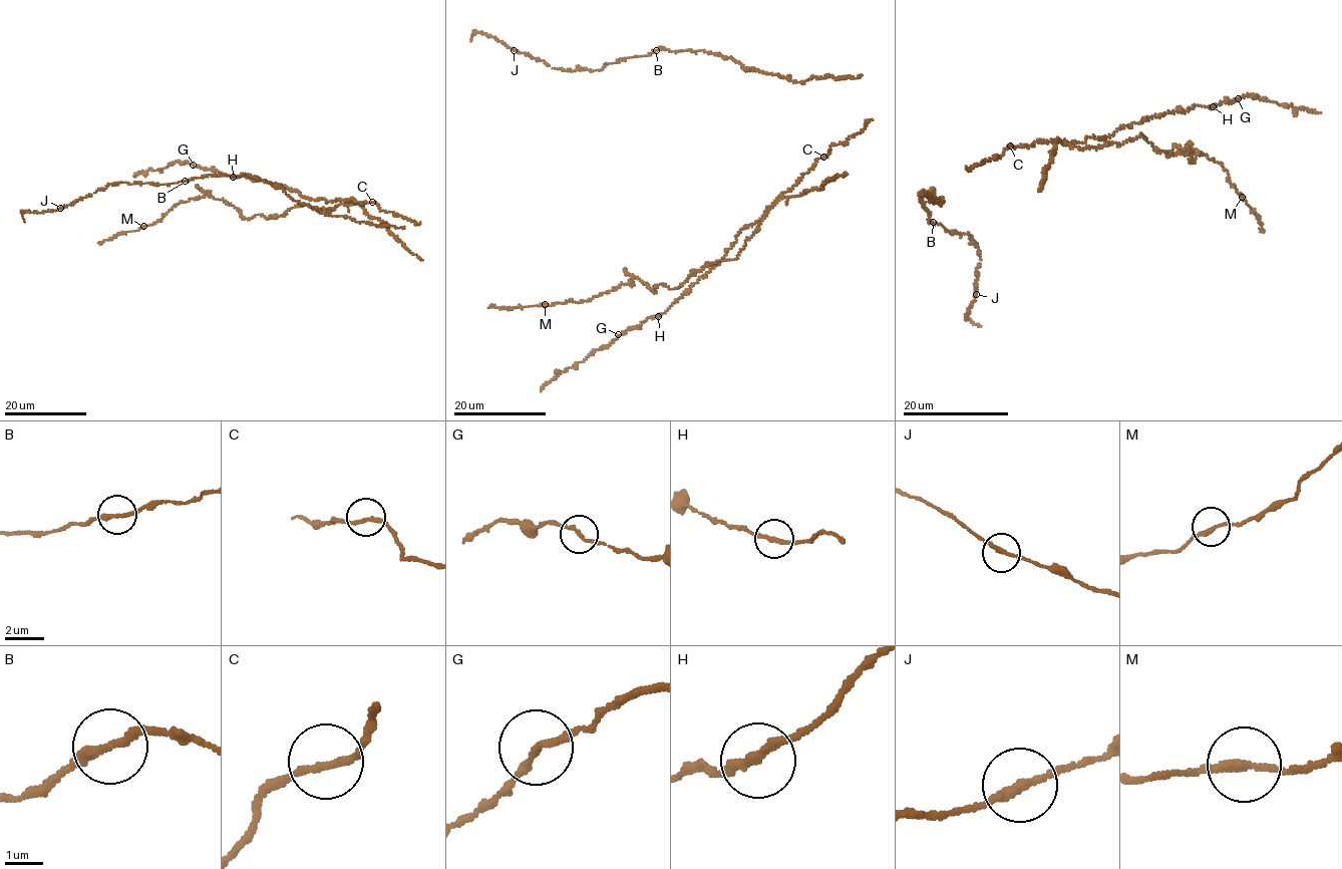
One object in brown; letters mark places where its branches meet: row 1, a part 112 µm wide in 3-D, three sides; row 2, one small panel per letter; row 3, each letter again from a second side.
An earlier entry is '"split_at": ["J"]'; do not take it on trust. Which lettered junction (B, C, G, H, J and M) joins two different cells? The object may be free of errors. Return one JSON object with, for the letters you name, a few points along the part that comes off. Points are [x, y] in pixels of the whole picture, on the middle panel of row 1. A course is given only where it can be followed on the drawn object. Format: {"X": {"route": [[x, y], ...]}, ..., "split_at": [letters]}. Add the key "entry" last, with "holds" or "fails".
{"J": {"route": [[514, 50], [480, 32], [472, 34], [471, 40]]}, "split_at": ["J"], "entry": "holds"}

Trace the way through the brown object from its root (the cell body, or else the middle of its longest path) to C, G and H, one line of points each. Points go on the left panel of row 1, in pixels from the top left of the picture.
C: (418, 223), (382, 211), (372, 202)
G: (418, 223), (382, 211), (375, 203), (310, 200), (276, 184), (244, 176), (234, 178), (193, 165)
H: (418, 223), (382, 211), (375, 203), (310, 200), (276, 184), (233, 177)

